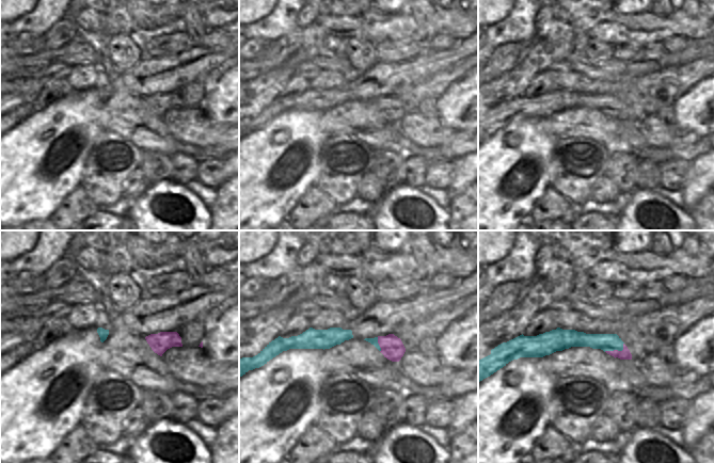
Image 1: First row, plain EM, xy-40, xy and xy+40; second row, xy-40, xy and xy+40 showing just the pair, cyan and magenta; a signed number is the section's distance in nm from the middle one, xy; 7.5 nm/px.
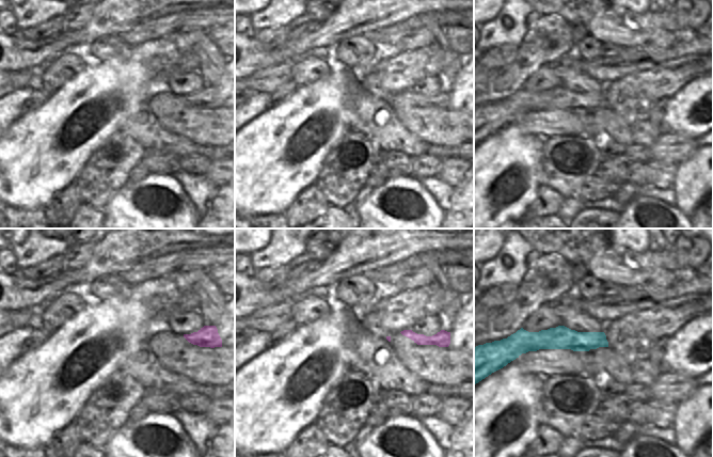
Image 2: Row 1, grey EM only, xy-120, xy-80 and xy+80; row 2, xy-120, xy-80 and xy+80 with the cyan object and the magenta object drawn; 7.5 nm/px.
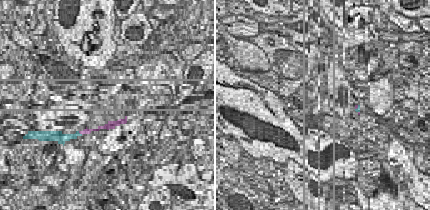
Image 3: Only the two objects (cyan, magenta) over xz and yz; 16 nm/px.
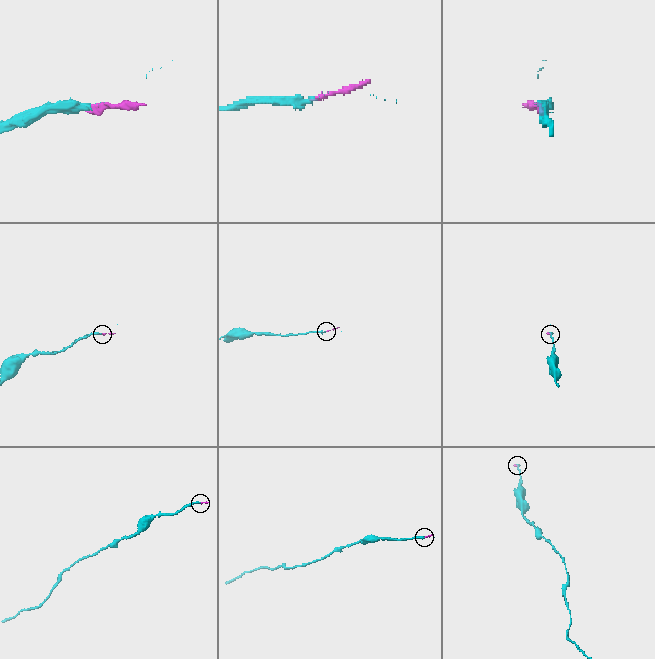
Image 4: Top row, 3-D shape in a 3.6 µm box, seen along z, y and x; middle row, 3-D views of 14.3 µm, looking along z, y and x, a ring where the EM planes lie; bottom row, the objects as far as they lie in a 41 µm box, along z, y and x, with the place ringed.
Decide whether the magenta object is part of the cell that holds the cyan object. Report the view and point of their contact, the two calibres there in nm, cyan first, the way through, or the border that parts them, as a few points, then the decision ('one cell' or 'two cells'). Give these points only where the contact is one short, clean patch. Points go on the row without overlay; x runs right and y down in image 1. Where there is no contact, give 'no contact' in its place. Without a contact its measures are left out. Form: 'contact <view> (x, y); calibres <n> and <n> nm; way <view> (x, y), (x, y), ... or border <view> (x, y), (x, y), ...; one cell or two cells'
contact xy+40 (616, 110); calibres 130 and 80 nm; border xy+40 (623, 104), (621, 111), (604, 112); two cells

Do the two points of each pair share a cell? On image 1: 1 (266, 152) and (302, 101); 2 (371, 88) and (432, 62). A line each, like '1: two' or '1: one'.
1: two
2: one

